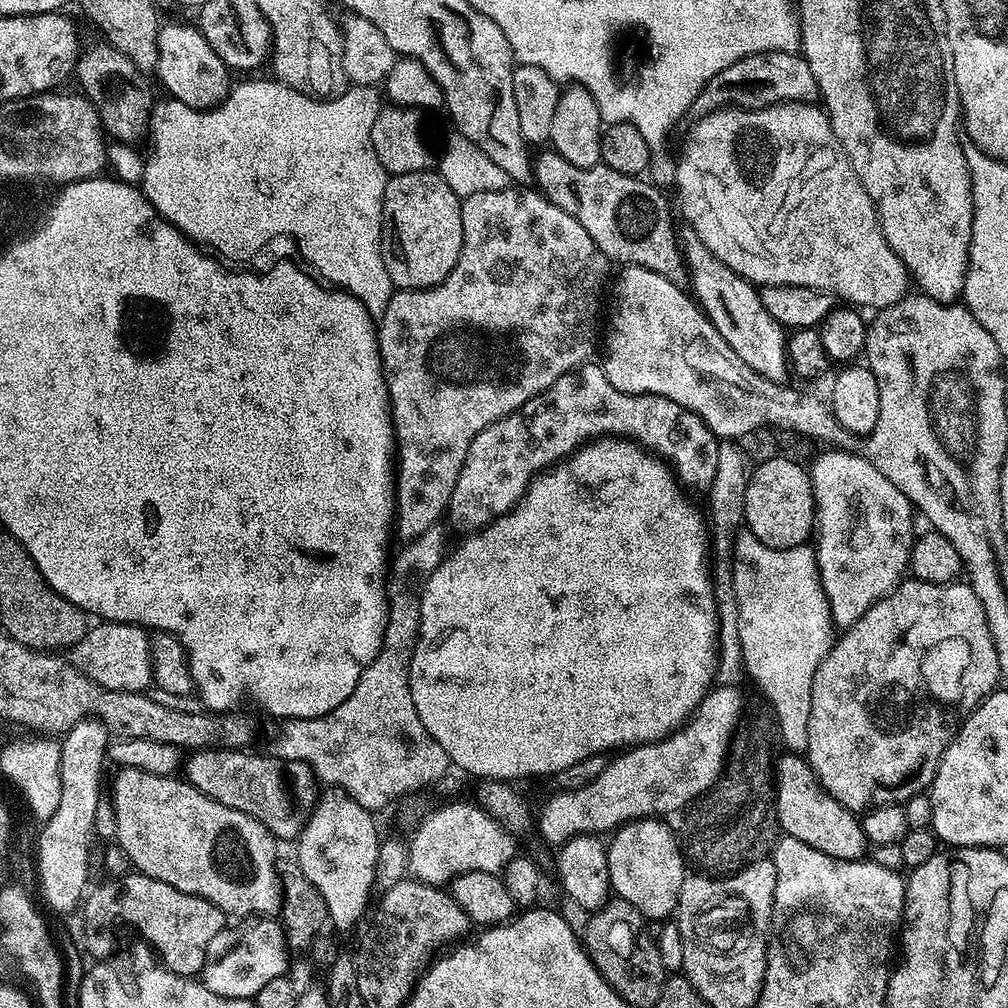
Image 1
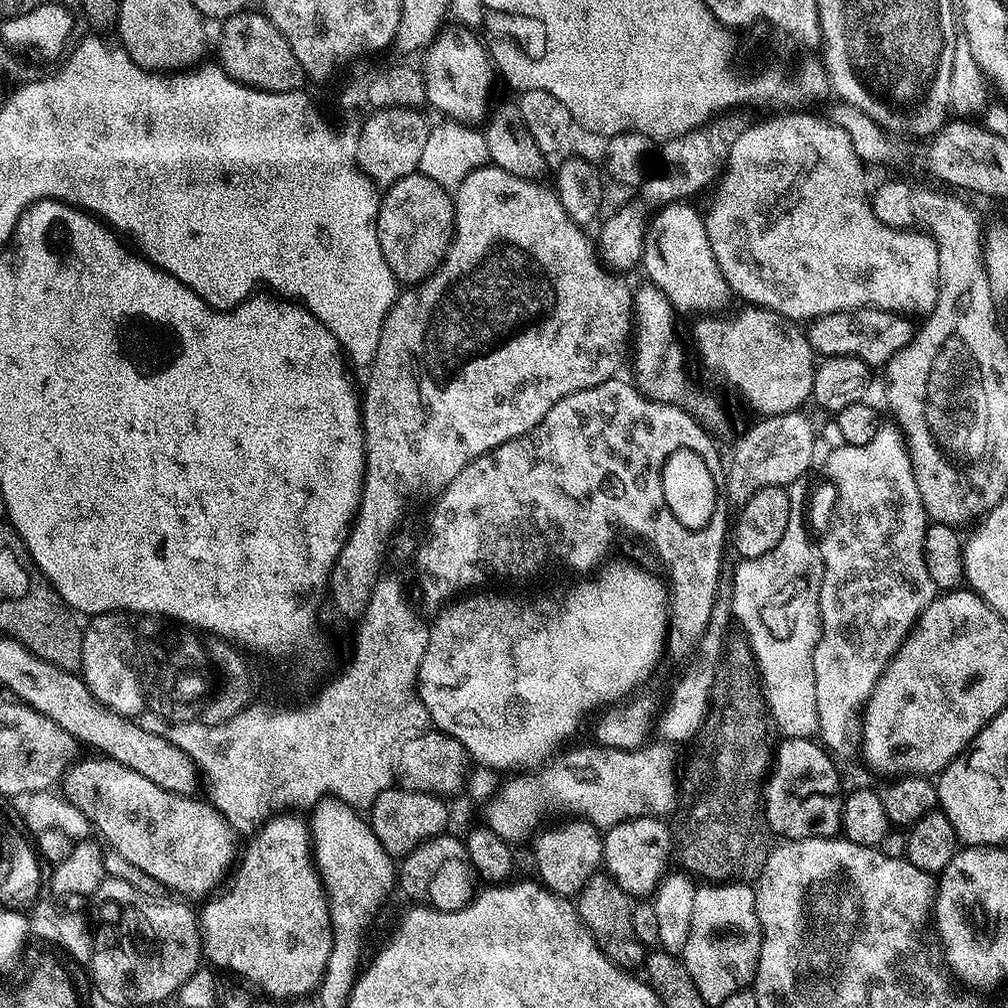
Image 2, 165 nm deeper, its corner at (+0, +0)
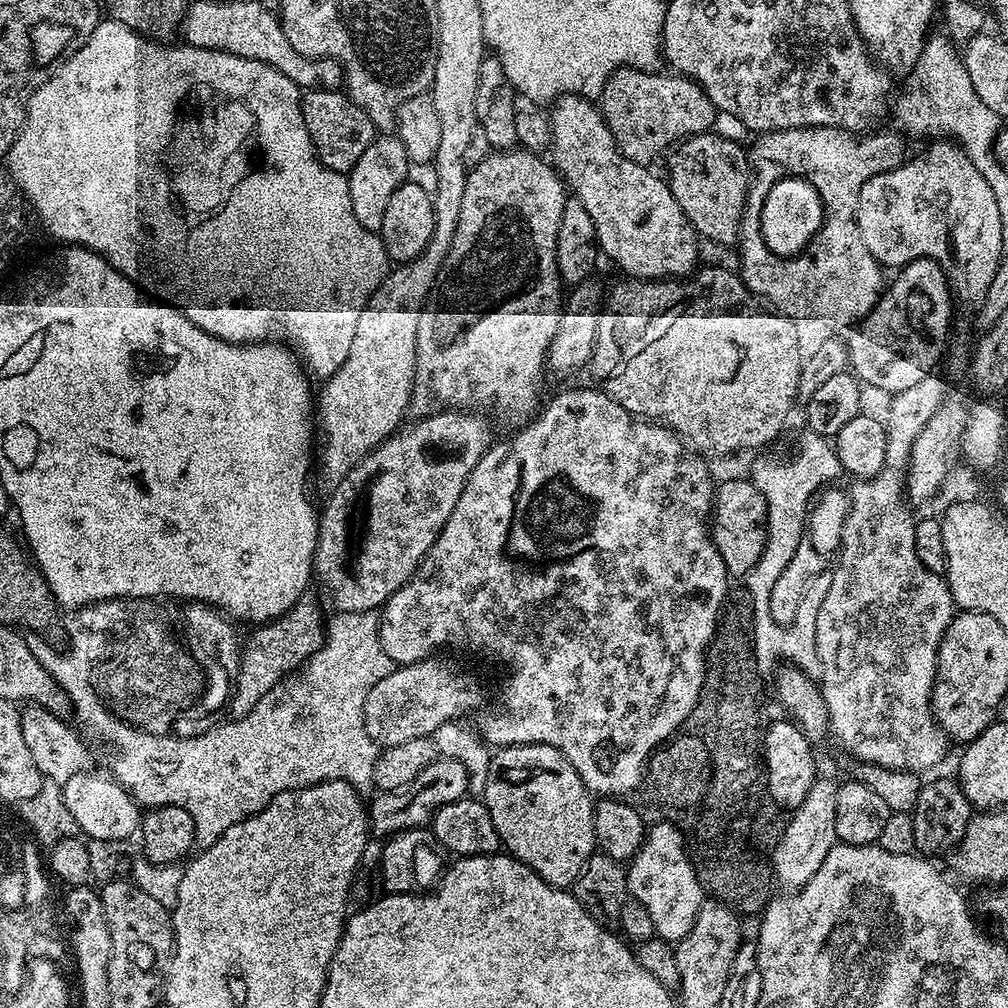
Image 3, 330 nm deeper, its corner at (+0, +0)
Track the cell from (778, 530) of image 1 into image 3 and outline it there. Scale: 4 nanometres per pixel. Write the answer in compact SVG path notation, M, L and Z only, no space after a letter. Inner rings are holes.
M751 479L728 480L714 492L714 511L710 521L710 535L729 577L747 577L752 567L762 558L768 541L768 500L762 489Z

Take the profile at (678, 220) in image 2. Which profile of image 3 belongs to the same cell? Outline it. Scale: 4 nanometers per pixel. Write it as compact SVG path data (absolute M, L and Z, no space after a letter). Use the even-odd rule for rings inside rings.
M562 96L551 108L551 163L571 195L586 206L586 214L594 222L599 251L637 280L691 276L700 256L698 237L668 189L667 179L655 176L651 167L630 162L616 149L607 122L591 99Z

